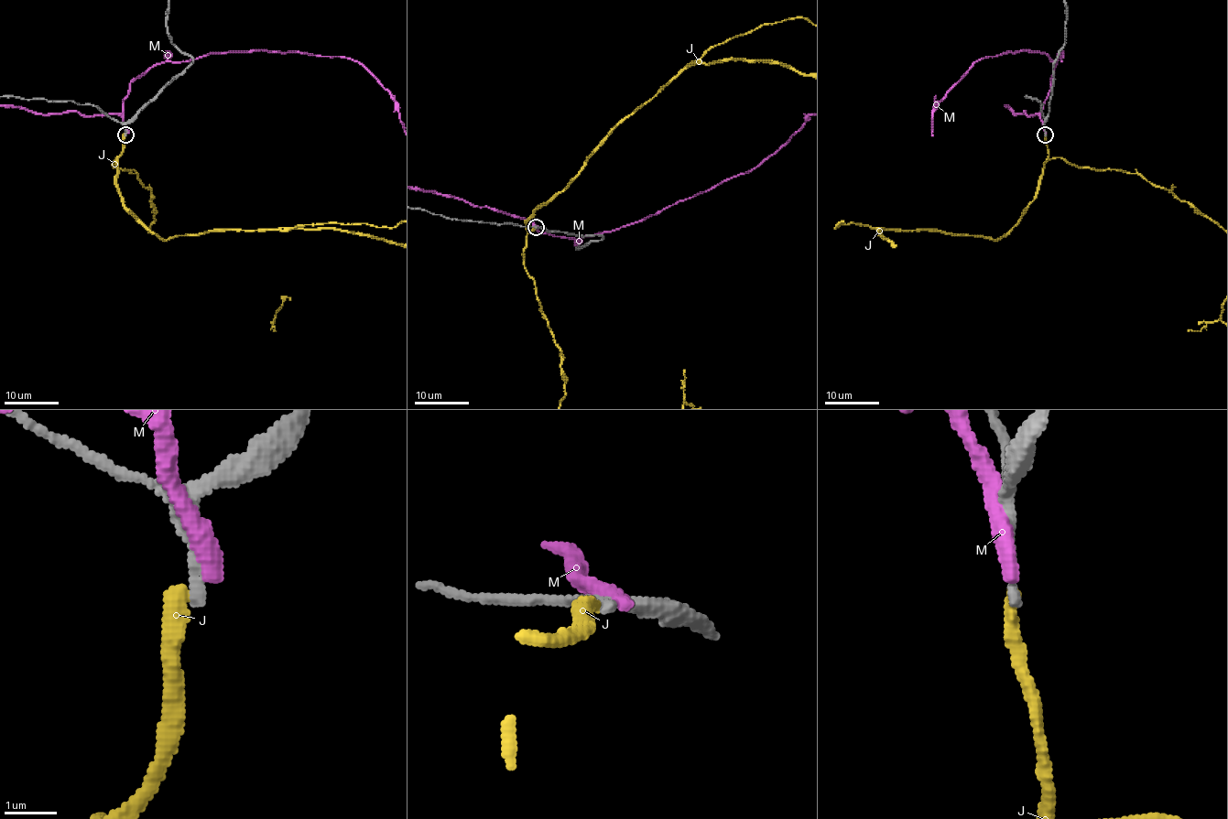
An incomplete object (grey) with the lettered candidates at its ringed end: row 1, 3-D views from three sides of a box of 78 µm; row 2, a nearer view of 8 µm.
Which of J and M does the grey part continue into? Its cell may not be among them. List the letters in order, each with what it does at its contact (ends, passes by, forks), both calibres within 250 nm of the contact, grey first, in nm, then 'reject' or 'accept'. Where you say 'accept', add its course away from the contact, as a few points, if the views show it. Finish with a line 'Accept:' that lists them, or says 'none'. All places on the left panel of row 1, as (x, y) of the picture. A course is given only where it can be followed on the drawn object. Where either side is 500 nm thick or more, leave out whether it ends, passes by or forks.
J: it ends; calibres 220 and 280 nm; reject
M: it ends; calibres 220 and 480 nm; reject
Accept: none

